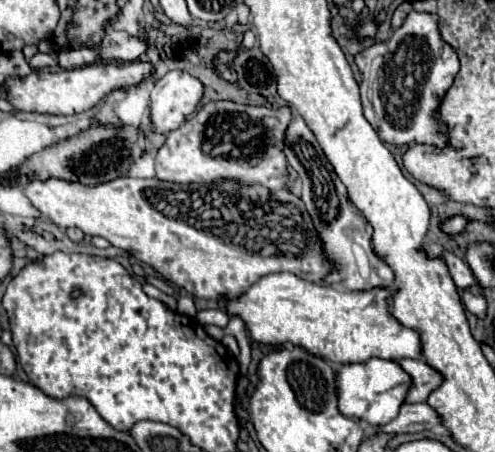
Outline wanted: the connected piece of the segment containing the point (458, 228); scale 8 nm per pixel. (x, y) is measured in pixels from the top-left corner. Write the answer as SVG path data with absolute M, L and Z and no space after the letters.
M453 215L453 217L447 217L445 221L441 221L441 231L445 233L445 235L459 235L459 233L463 233L465 231L465 227L467 227L467 217L463 217L463 215Z

